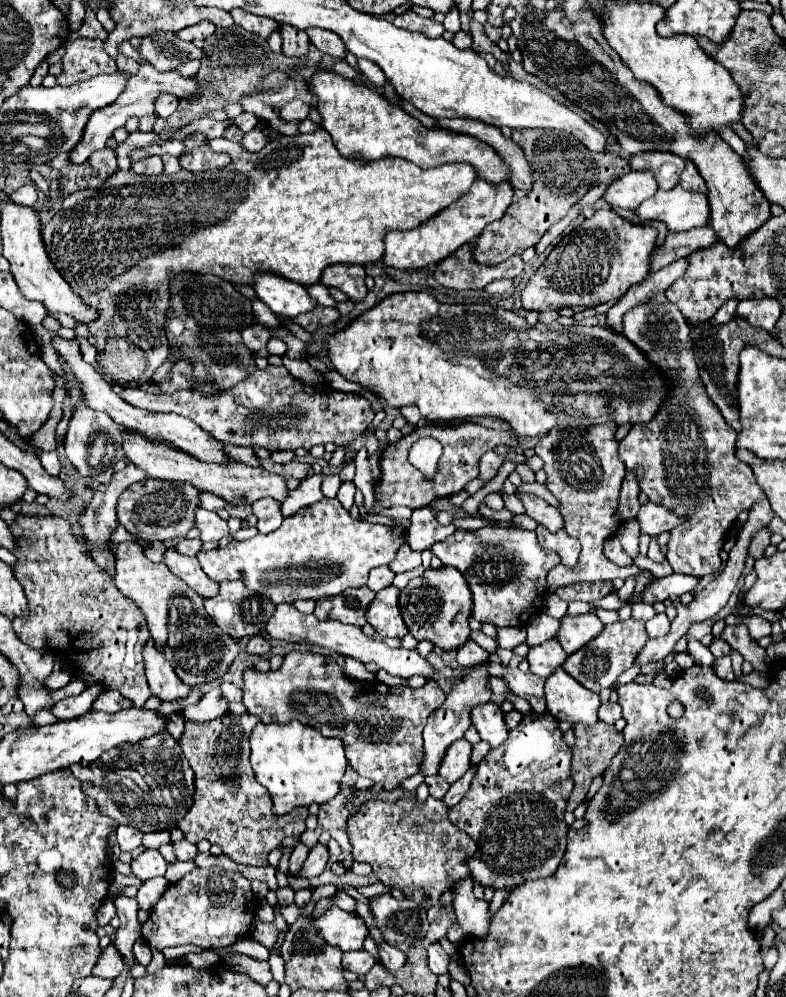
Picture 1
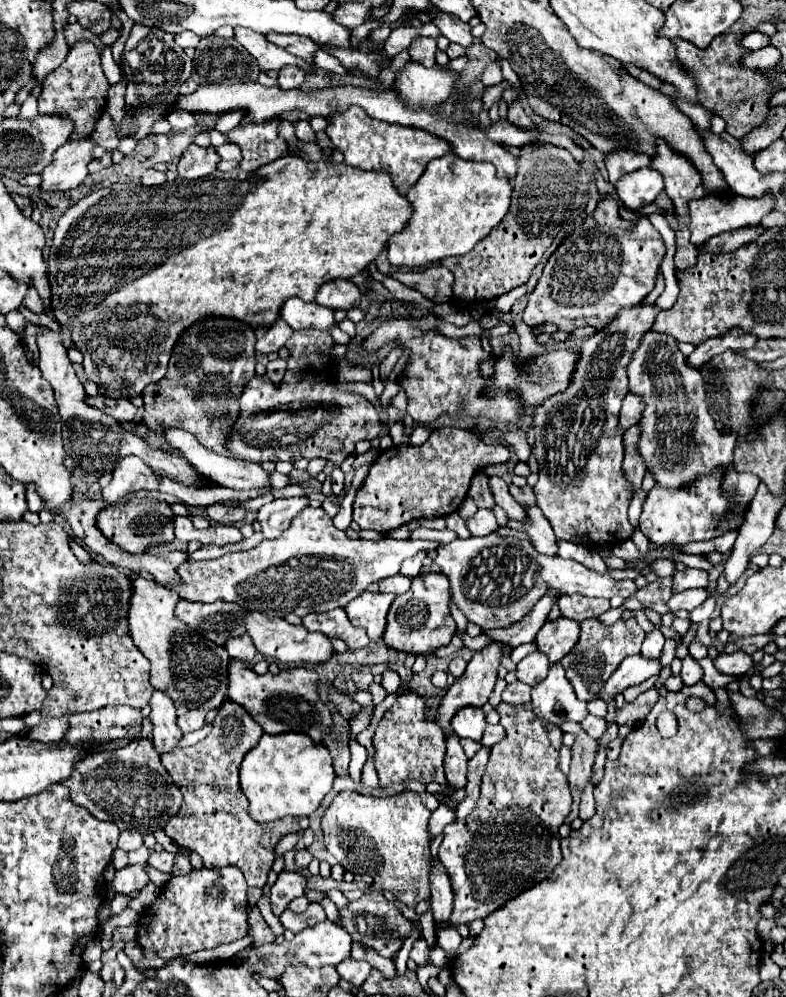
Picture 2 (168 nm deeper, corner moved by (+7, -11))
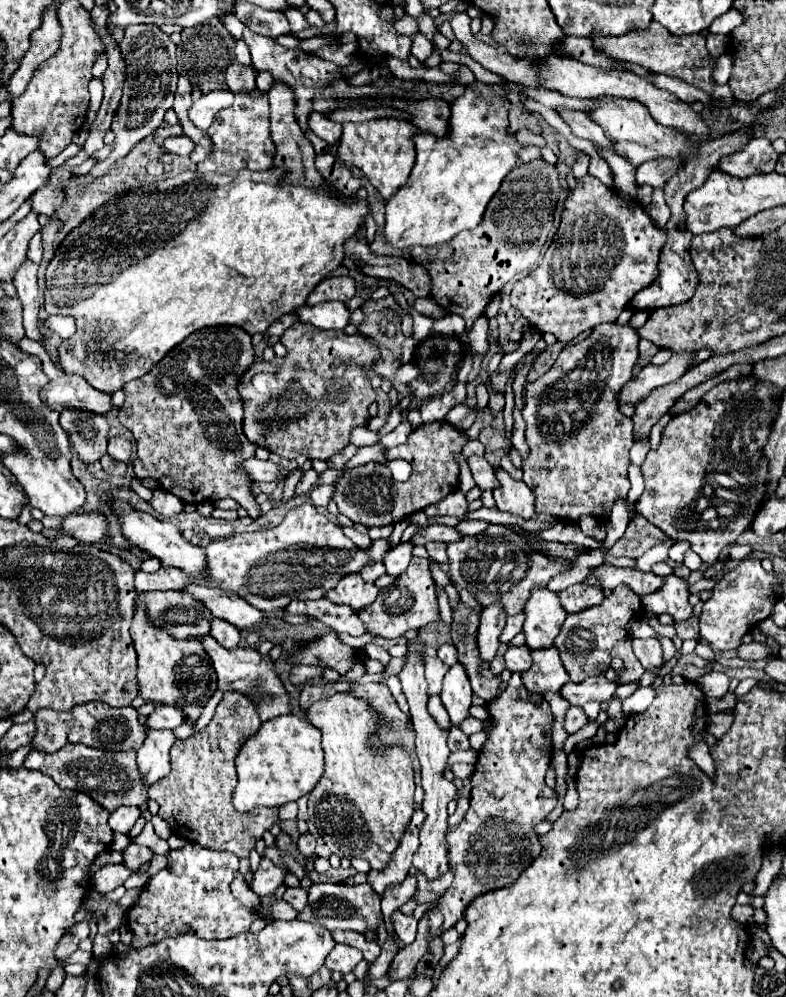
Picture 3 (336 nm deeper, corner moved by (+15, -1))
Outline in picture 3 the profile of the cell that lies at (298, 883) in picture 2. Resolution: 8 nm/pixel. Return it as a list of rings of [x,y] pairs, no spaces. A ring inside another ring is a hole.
[[[262,859],[260,867],[256,869],[256,873],[254,873],[252,881],[250,881],[250,889],[256,895],[270,895],[282,883],[284,883],[284,871],[280,867],[276,867],[270,859]]]

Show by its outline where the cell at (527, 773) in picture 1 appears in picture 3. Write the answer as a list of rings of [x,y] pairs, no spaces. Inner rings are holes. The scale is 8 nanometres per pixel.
[[[512,673],[510,681],[506,683],[504,693],[488,705],[488,711],[492,715],[492,727],[488,731],[488,739],[484,747],[478,753],[476,771],[472,773],[472,791],[470,791],[470,809],[464,817],[464,821],[458,827],[448,829],[448,857],[450,865],[454,869],[454,881],[448,887],[448,891],[438,899],[438,907],[434,911],[428,911],[418,921],[418,937],[412,945],[406,945],[398,955],[394,957],[386,977],[390,981],[406,979],[414,969],[416,963],[424,957],[428,949],[428,939],[442,935],[446,929],[454,927],[458,919],[462,919],[462,913],[466,905],[486,891],[492,891],[498,887],[498,883],[518,875],[520,869],[526,869],[542,851],[542,845],[538,841],[538,835],[534,833],[534,825],[544,821],[546,815],[556,805],[556,793],[544,783],[544,775],[550,767],[552,757],[552,711],[544,697],[536,697],[536,693],[528,693],[524,689],[520,673]],[[502,833],[502,835],[500,835]],[[494,839],[506,847],[514,847],[514,853],[508,855],[506,861],[510,861],[506,867],[498,863],[496,857],[490,857],[488,865],[484,867],[478,861],[476,849],[486,849],[486,845],[492,845]],[[494,867],[502,867],[502,871],[490,873]],[[510,873],[510,875],[504,875]],[[496,875],[496,879],[494,879]]]

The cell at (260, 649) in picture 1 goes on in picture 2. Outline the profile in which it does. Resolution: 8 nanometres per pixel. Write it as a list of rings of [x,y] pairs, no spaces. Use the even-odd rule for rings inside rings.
[[[248,635],[228,639],[228,643],[224,647],[226,647],[226,651],[232,659],[238,659],[238,661],[244,661],[244,663],[250,663],[256,655],[256,647],[252,647],[252,639],[248,639]]]

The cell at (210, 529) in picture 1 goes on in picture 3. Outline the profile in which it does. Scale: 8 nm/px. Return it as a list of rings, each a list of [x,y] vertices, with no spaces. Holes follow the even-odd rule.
[[[152,489],[150,505],[152,505],[162,517],[174,517],[174,515],[182,513],[182,509],[184,509],[184,503],[182,503],[176,495],[166,493],[166,491],[162,491],[162,489]]]

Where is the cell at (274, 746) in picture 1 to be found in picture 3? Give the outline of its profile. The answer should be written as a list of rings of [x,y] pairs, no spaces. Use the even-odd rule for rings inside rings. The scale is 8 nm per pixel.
[[[282,715],[272,721],[262,723],[258,733],[250,737],[250,741],[244,741],[240,747],[240,753],[236,755],[236,771],[238,771],[238,785],[232,795],[232,805],[240,811],[252,811],[254,807],[280,807],[288,801],[298,801],[302,795],[308,795],[316,781],[324,773],[324,751],[320,745],[320,729],[316,729],[312,723],[308,723],[304,717],[298,715]]]

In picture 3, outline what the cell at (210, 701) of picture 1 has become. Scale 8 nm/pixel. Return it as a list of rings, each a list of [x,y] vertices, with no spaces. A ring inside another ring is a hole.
[[[156,705],[156,709],[148,715],[148,729],[176,729],[184,723],[184,711],[172,705]]]

